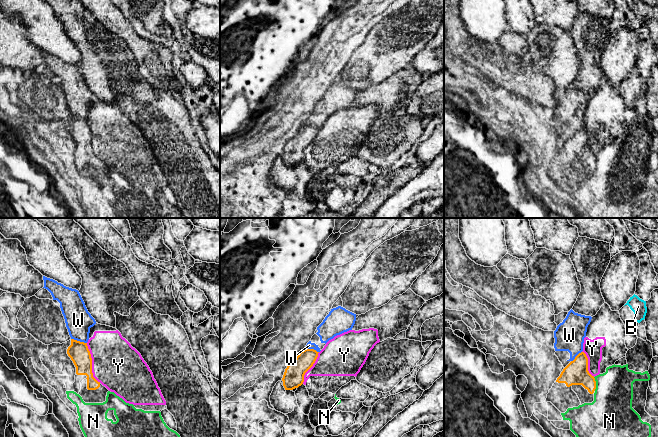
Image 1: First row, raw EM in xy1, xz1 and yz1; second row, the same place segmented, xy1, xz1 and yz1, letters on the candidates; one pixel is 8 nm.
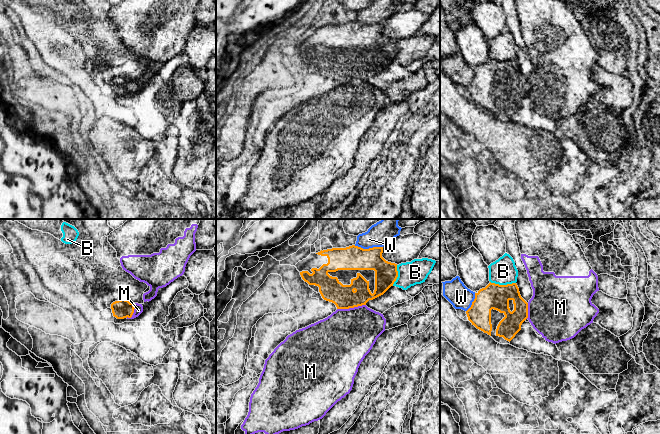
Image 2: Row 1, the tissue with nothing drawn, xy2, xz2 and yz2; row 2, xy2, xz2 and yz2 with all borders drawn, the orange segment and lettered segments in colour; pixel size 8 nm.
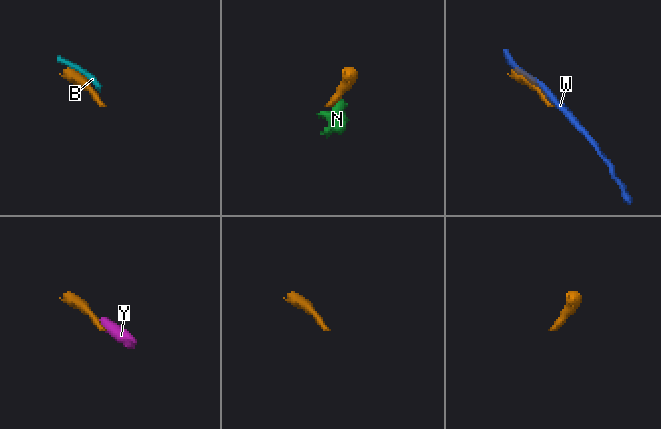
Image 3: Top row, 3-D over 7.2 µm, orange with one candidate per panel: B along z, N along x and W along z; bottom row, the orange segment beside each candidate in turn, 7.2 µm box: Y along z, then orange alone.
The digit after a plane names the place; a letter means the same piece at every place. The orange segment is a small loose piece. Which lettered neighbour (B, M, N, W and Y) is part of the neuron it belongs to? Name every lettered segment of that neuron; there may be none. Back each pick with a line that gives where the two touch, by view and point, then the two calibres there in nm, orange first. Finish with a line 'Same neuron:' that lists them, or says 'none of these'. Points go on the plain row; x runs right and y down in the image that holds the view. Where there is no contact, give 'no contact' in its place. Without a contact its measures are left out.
N: meets orange in yz1 at (595, 160); 190 nm thick on the orange side, 320 nm on the other
Same neuron: N

